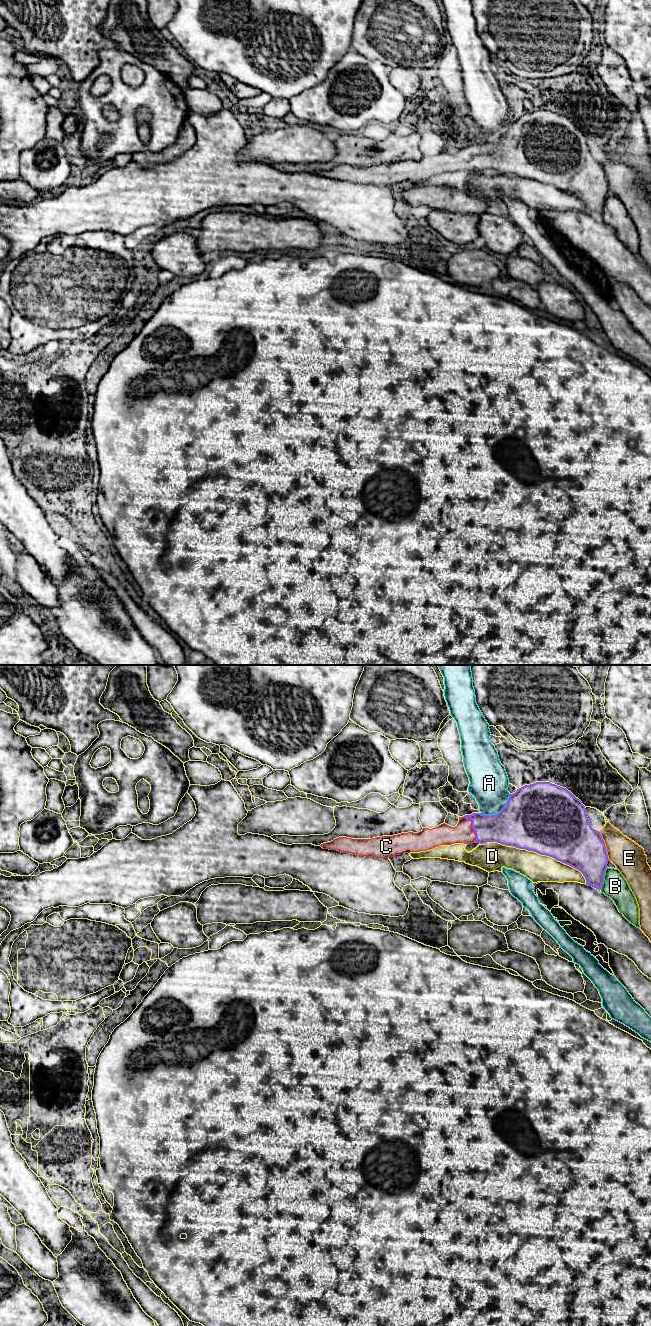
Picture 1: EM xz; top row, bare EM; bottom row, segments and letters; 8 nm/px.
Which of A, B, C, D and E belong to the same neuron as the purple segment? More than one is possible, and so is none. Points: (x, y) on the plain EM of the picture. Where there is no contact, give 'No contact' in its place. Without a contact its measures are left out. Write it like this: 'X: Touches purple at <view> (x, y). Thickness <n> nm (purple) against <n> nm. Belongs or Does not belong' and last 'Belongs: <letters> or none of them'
A: Touches purple at xz (499, 140). Thickness 460 nm (purple) against 320 nm. Does not belong
B: Touches purple at xz (603, 206). Thickness 320 nm (purple) against 200 nm. Does not belong
C: Touches purple at xz (472, 154). Thickness 240 nm (purple) against 160 nm. Belongs
D: Touches purple at xz (536, 180). Thickness 500 nm (purple) against 220 nm. Does not belong
E: Touches purple at xz (604, 174). Thickness 380 nm (purple) against 260 nm. Does not belong
Belongs: C

